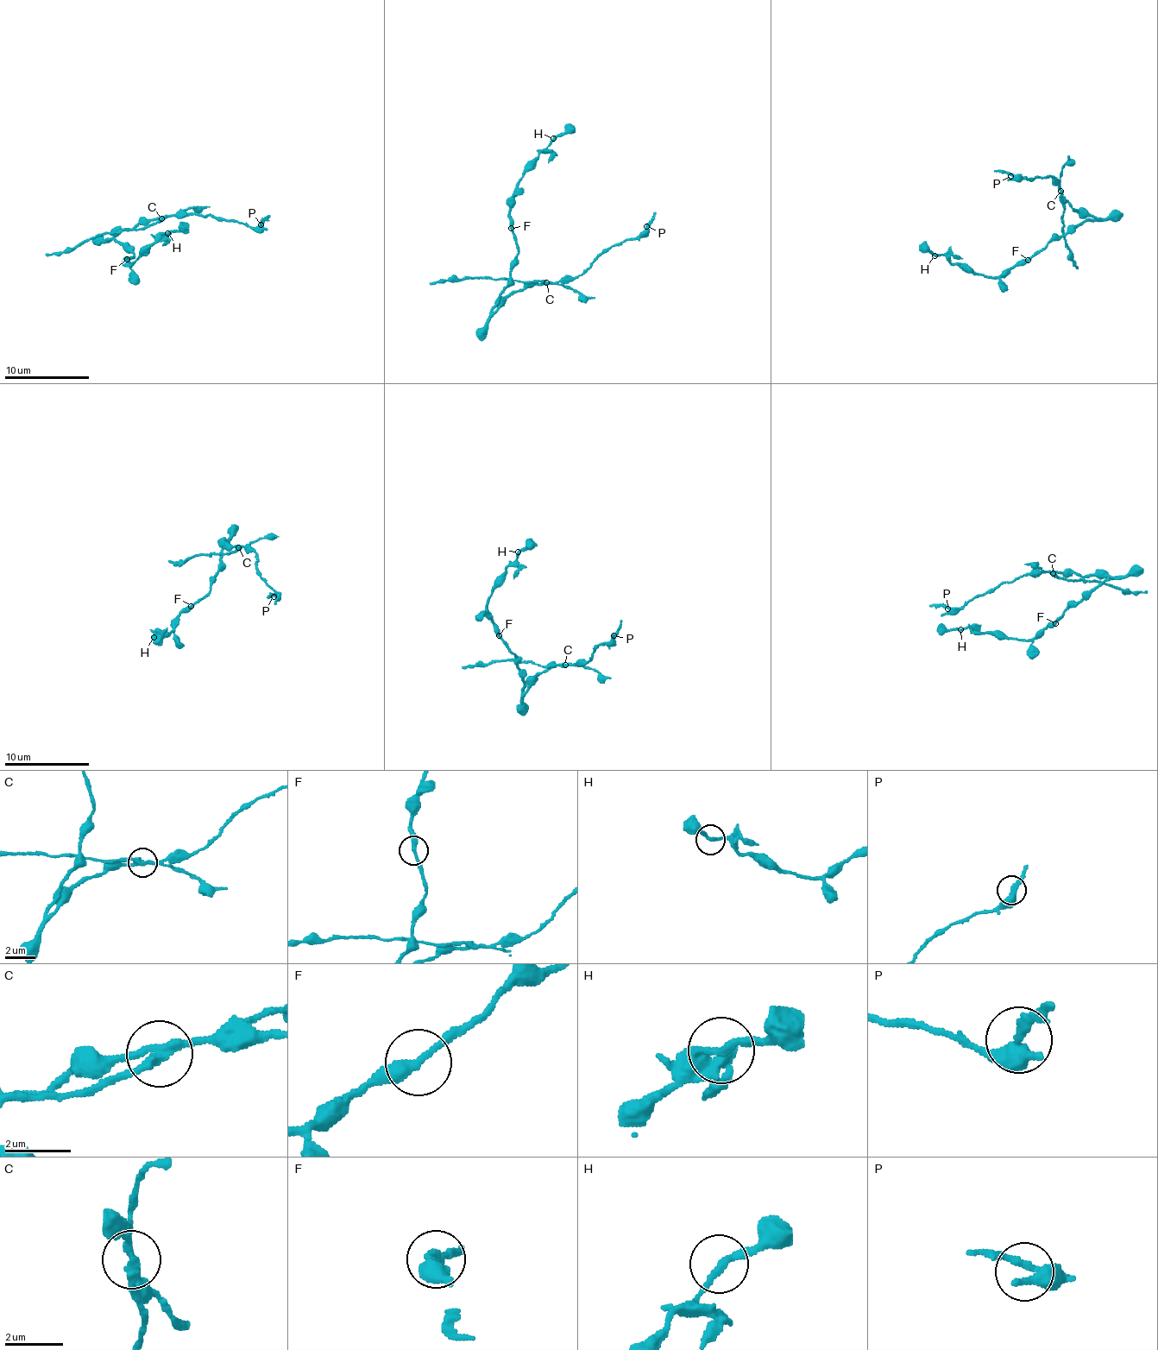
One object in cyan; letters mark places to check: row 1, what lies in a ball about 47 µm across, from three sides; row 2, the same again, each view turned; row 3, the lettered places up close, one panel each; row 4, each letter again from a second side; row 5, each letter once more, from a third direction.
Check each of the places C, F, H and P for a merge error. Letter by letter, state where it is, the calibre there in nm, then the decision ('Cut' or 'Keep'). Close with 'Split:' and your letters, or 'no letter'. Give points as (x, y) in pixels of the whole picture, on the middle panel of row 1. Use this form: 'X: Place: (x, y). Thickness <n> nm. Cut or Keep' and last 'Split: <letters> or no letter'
C: Place: (546, 282). Thickness 240 nm. Cut
F: Place: (511, 228). Thickness 320 nm. Keep
H: Place: (553, 138). Thickness 200 nm. Keep
P: Place: (646, 226). Thickness 280 nm. Keep
Split: C

